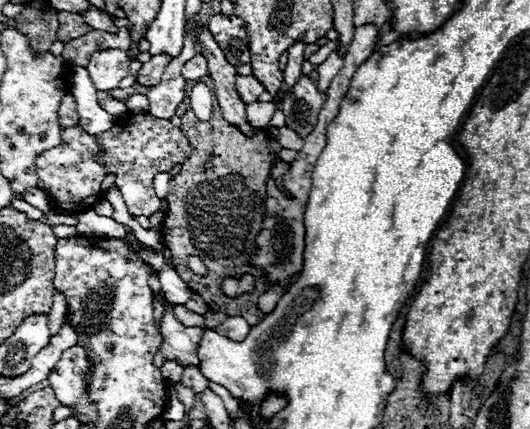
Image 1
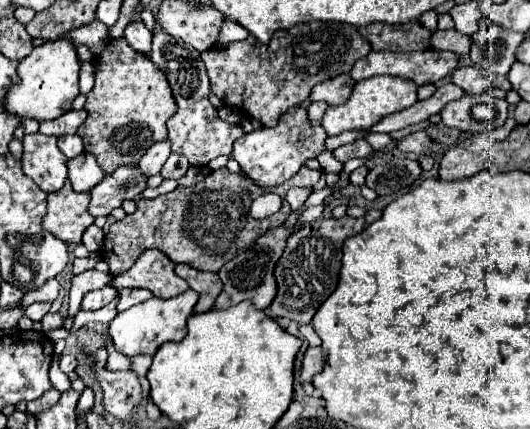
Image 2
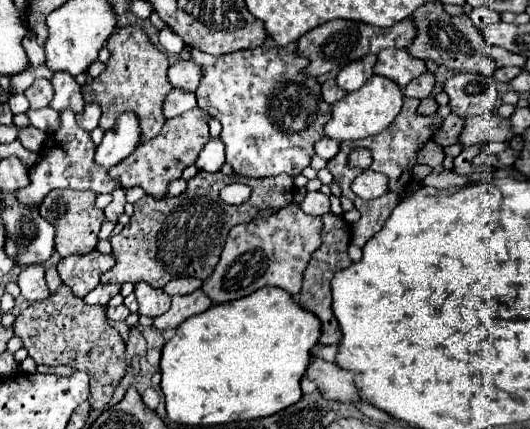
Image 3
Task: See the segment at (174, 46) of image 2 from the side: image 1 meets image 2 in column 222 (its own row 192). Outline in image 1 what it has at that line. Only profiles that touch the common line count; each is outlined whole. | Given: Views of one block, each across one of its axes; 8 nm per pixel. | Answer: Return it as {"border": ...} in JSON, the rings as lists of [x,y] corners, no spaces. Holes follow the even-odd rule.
{"border":[[[126,112],[124,116],[118,118],[114,130],[98,134],[98,140],[104,146],[100,162],[104,162],[108,174],[116,174],[116,186],[124,196],[128,212],[132,216],[150,216],[154,212],[160,212],[160,198],[152,188],[152,178],[158,172],[170,172],[176,162],[182,164],[192,152],[190,142],[180,132],[180,128],[172,126],[170,120],[156,118],[148,112],[142,114]]]}

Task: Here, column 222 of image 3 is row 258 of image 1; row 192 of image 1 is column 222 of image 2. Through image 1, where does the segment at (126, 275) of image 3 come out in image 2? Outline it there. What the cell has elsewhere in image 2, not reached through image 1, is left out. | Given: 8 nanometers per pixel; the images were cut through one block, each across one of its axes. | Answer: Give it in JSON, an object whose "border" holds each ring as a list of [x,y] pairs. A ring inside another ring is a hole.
{"border":[[[302,166],[298,174],[290,178],[290,182],[274,188],[260,188],[240,172],[220,168],[212,170],[202,182],[194,186],[178,186],[174,192],[152,200],[138,198],[136,212],[110,226],[108,234],[104,236],[104,248],[100,248],[100,258],[108,264],[110,274],[118,276],[126,272],[144,250],[158,248],[168,258],[172,258],[174,264],[188,264],[196,270],[218,272],[236,254],[248,250],[254,240],[268,228],[286,222],[292,212],[288,208],[288,202],[284,200],[282,208],[274,216],[256,220],[250,216],[250,204],[254,198],[266,192],[274,192],[284,198],[286,192],[294,186],[314,186],[320,180],[320,174],[320,170],[310,170],[308,166]]]}

